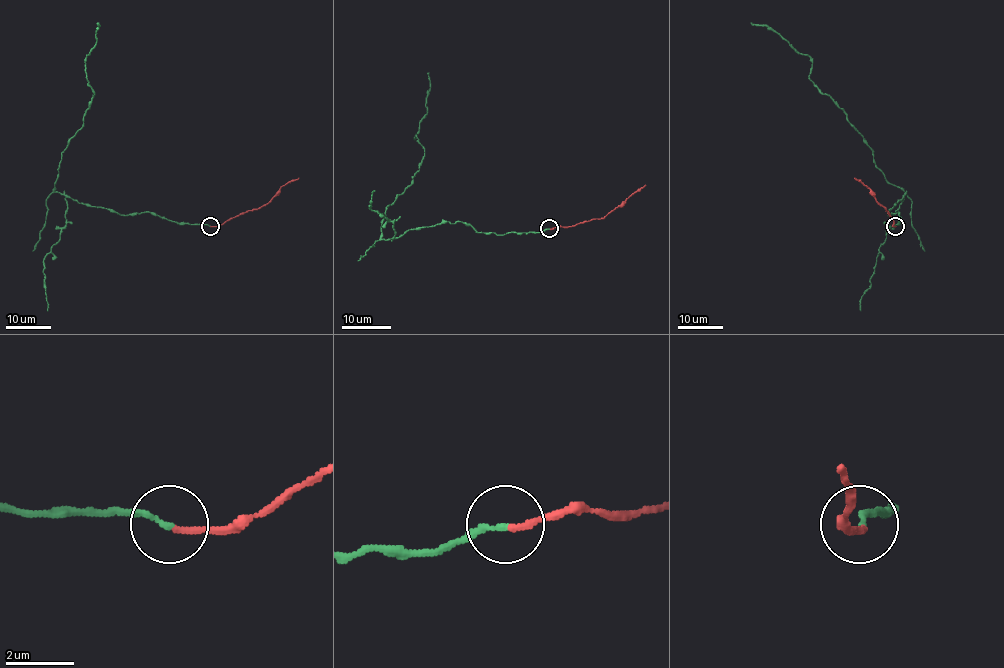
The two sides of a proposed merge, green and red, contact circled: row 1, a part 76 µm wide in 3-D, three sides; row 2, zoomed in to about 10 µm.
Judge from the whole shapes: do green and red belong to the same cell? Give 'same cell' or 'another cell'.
another cell

